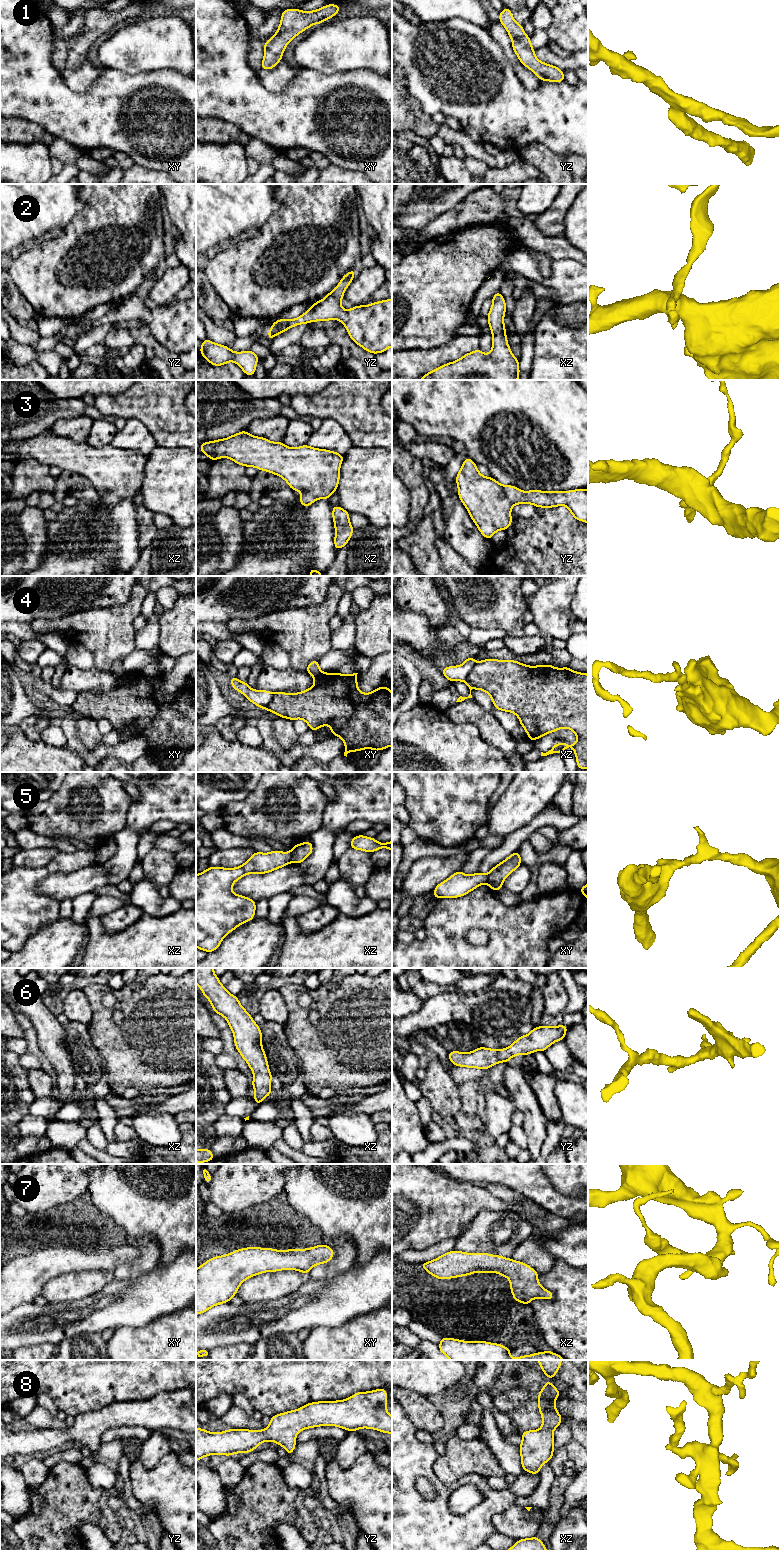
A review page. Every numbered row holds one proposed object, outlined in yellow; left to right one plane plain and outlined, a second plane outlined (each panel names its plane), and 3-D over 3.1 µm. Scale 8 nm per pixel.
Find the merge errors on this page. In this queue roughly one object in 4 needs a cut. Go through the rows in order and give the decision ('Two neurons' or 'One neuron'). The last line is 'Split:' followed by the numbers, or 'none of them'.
1: One neuron
2: One neuron
3: One neuron
4: Two neurons
5: Two neurons
6: One neuron
7: One neuron
8: One neuron
Split: 4, 5

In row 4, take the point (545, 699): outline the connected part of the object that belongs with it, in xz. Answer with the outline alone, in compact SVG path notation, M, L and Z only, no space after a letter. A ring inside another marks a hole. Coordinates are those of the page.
M483 659L476 663L467 677L467 685L470 689L468 697L460 696L456 702L462 702L467 698L472 698L471 690L478 689L488 693L492 699L493 706L500 711L514 713L520 721L520 725L525 729L529 740L533 742L549 733L562 728L572 730L576 736L575 744L568 744L560 741L553 744L552 748L546 752L541 752L541 756L553 753L561 753L570 747L575 752L578 769L588 769L588 674L571 670L568 666L556 668L551 664L529 666L516 660Z

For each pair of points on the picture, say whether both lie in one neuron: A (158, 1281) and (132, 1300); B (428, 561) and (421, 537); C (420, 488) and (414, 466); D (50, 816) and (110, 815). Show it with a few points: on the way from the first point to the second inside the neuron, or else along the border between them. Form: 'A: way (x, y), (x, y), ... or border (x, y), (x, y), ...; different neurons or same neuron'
A: way (152, 1287), (138, 1300); same neuron
B: way (424, 555), (421, 543); same neuron
C: way (415, 483), (414, 471); same neuron
D: way (65, 816), (95, 815); same neuron

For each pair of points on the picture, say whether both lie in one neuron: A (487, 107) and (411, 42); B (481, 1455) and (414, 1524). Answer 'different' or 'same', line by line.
A: same
B: different

